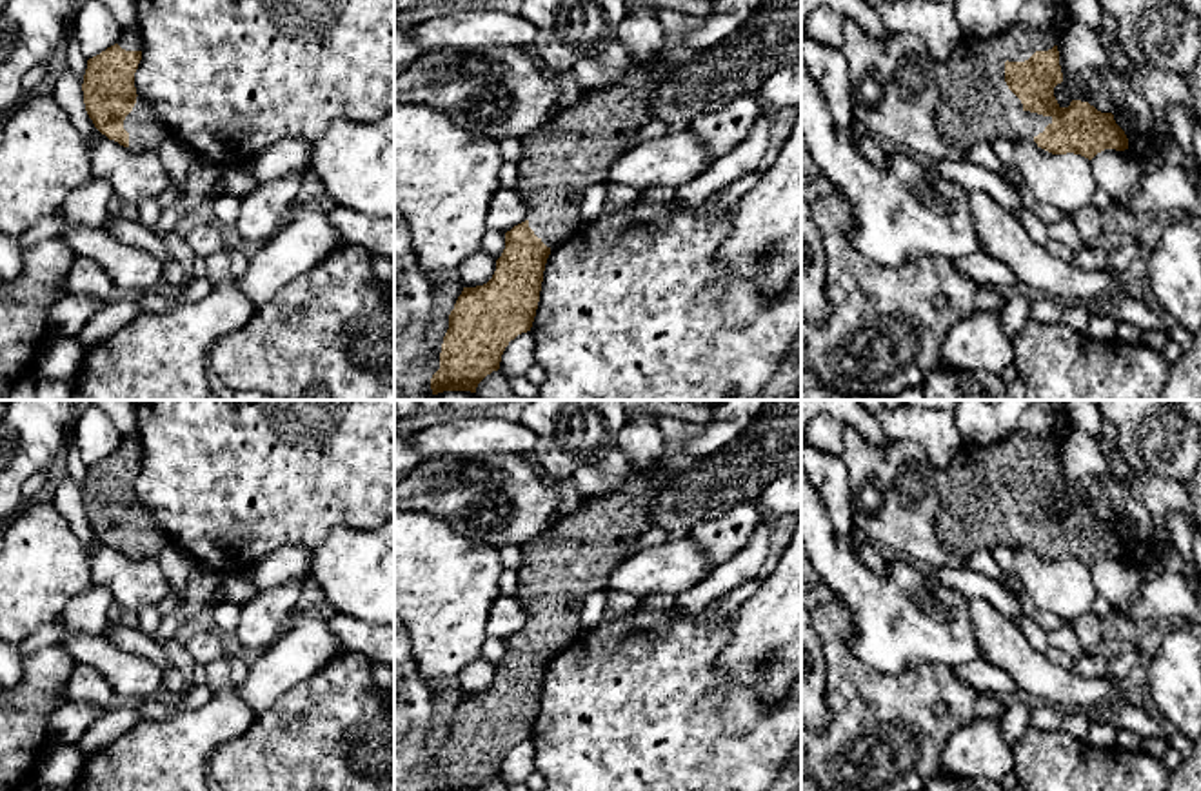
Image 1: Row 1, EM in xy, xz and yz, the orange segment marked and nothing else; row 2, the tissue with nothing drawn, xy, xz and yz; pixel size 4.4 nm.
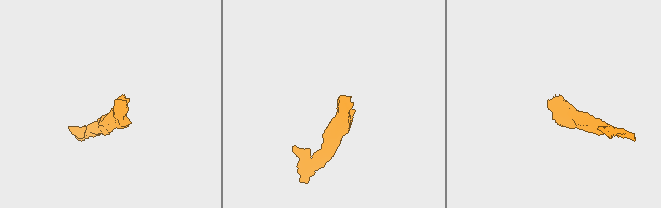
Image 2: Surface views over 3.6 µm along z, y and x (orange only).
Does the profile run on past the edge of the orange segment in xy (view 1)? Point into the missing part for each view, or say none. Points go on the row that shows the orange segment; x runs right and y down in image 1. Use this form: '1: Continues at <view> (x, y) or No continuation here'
1: Continues at xy (146, 131)

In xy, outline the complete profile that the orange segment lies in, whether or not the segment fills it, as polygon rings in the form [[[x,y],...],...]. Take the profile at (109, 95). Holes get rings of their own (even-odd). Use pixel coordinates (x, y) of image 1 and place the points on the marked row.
[[[136,27],[124,29],[114,45],[87,60],[82,84],[85,111],[94,127],[134,151],[158,149],[169,136],[154,109],[136,95],[140,60],[140,33]]]

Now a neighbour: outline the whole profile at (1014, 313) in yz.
[[[1017,293],[1007,295],[1005,307],[1001,309],[999,316],[1005,335],[1010,340],[1021,333],[1025,322],[1028,320],[1030,305],[1032,300],[1028,296]]]

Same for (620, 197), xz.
[[[609,180],[605,182],[605,185],[607,185],[607,202],[603,215],[621,213],[632,207],[634,204],[641,202],[640,191],[630,185],[609,182]]]

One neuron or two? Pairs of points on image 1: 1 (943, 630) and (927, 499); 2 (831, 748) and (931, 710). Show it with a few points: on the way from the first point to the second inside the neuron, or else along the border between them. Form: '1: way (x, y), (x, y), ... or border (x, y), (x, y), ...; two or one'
1: border (887, 553), (900, 555), (922, 568); two
2: way (856, 748), (878, 746), (905, 719); one

